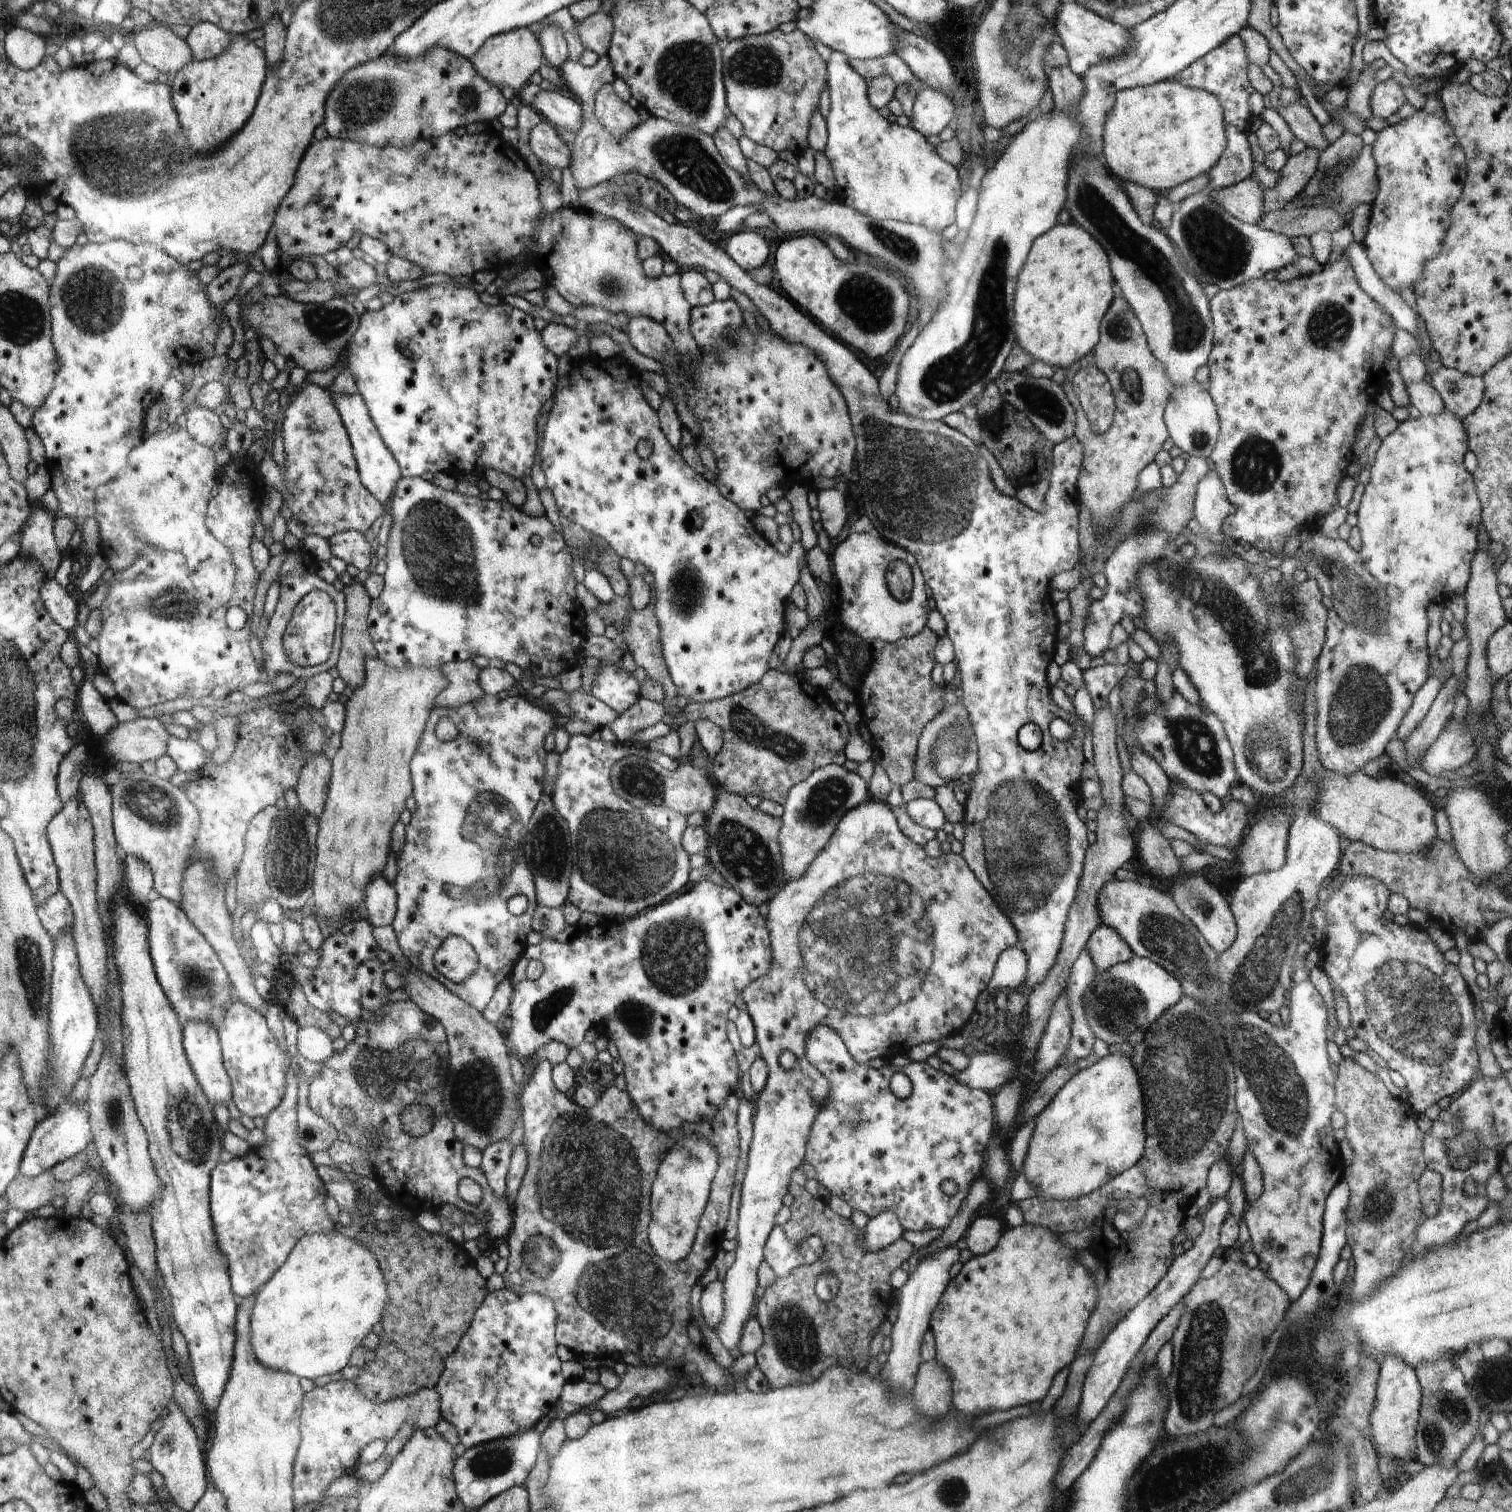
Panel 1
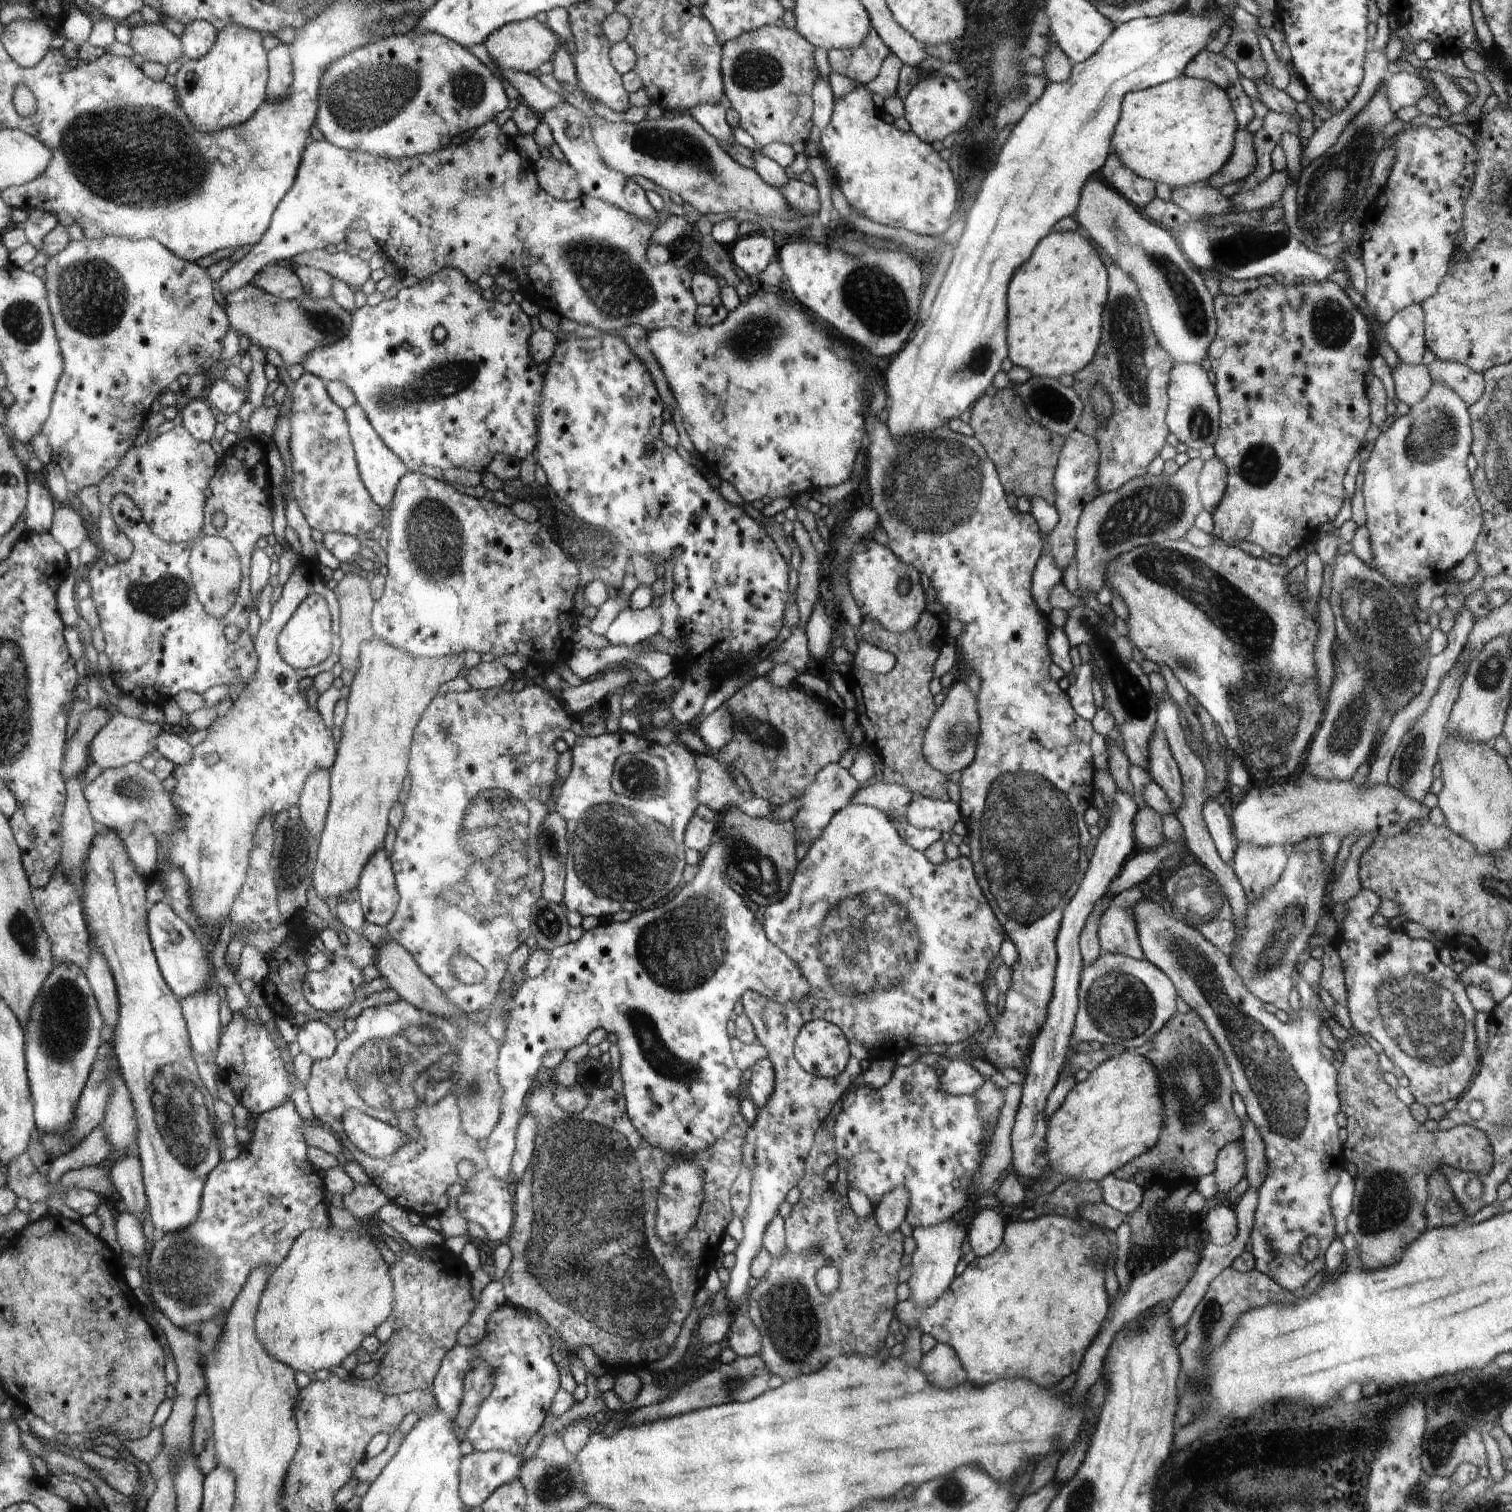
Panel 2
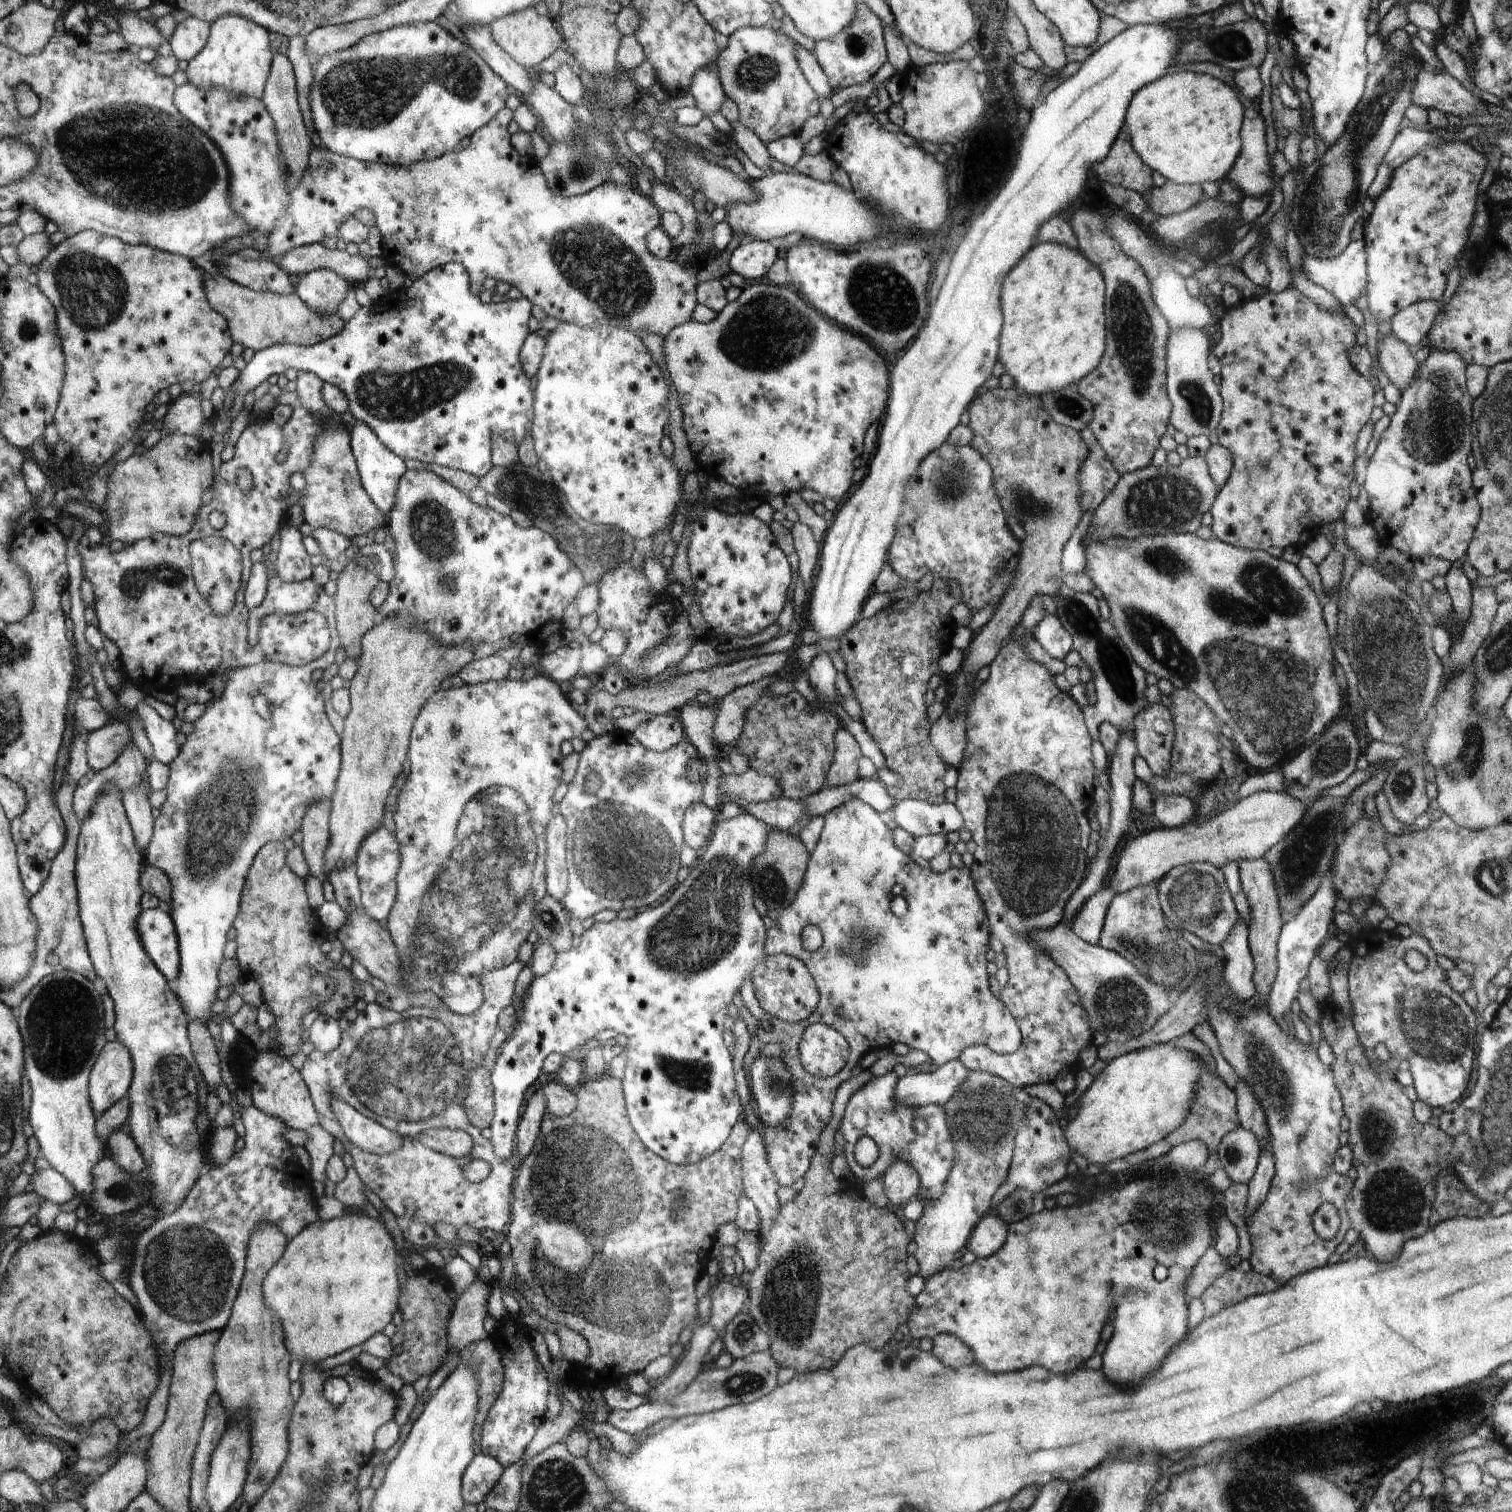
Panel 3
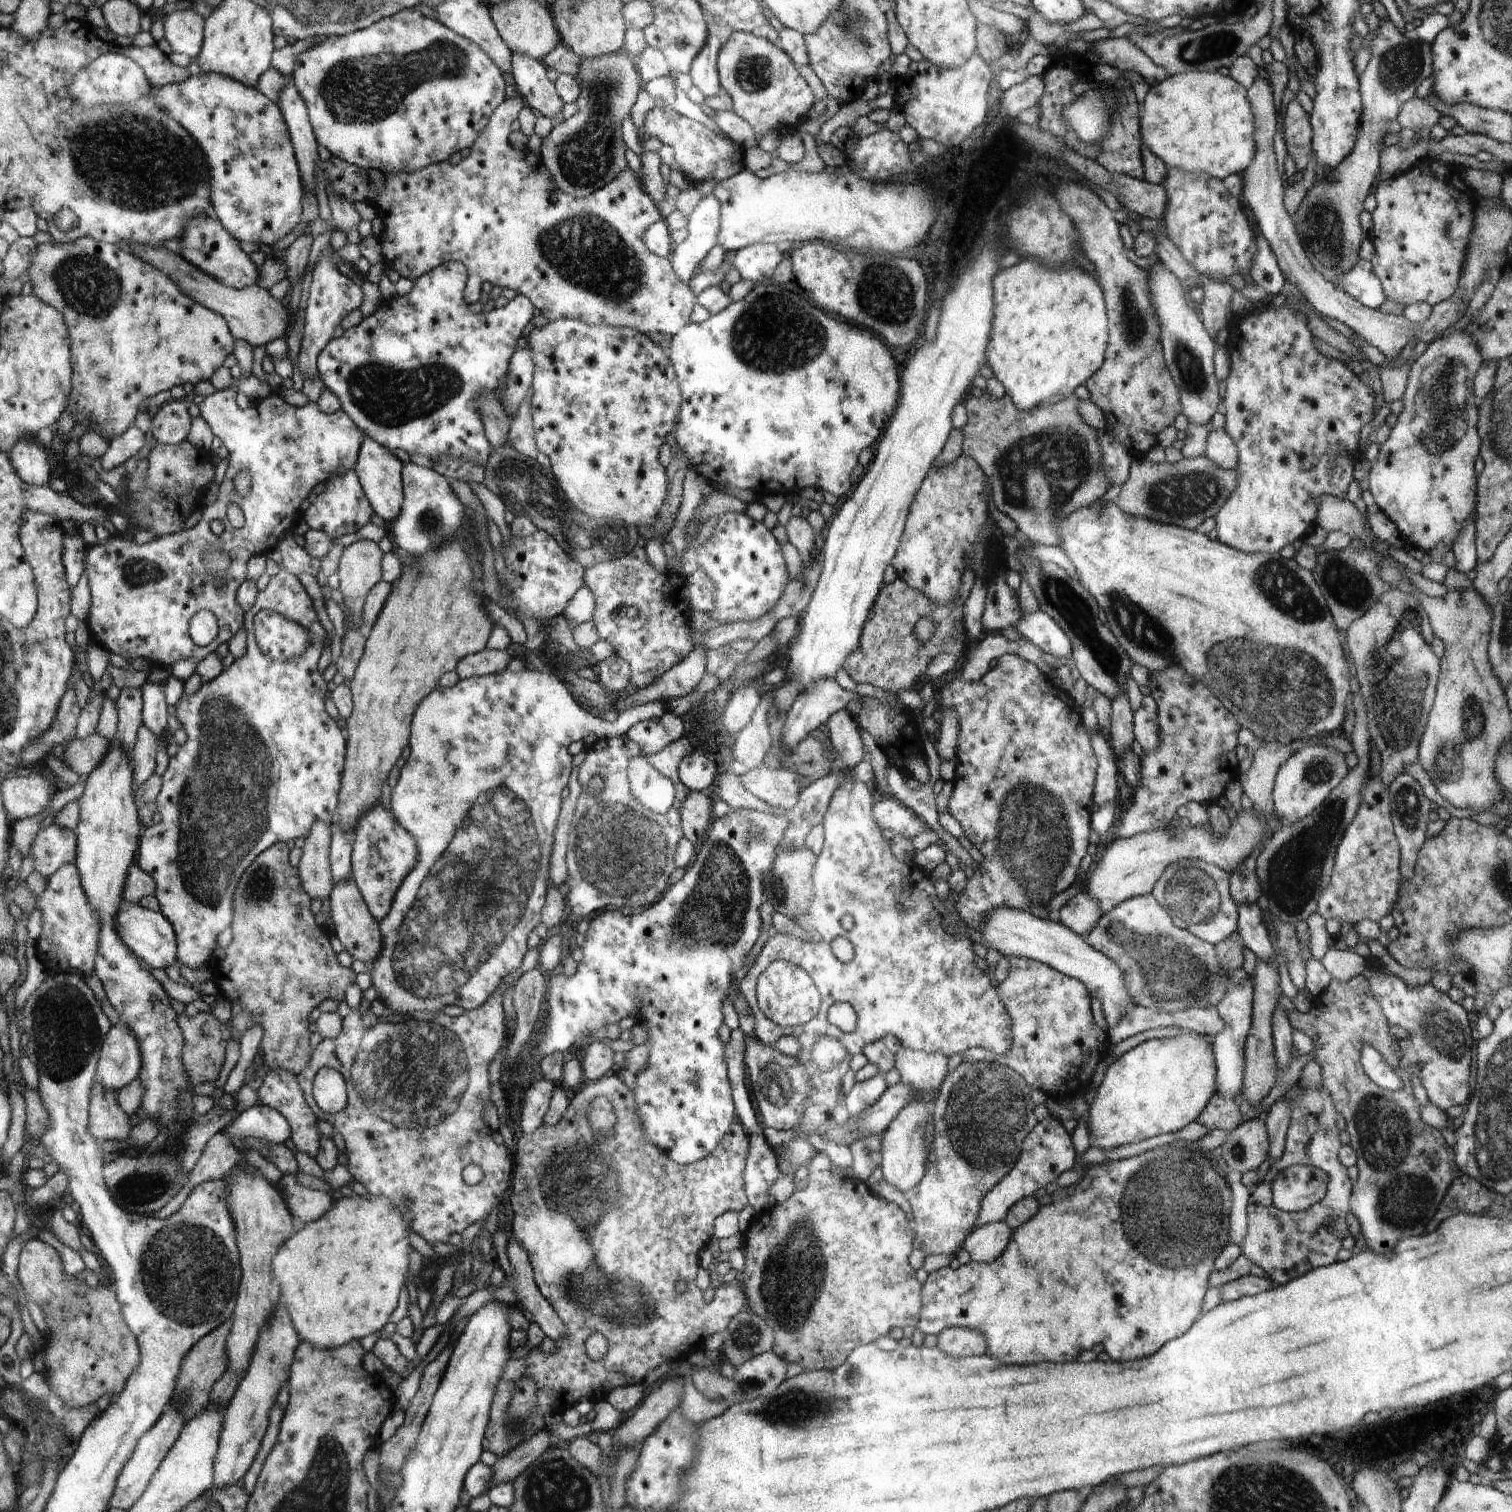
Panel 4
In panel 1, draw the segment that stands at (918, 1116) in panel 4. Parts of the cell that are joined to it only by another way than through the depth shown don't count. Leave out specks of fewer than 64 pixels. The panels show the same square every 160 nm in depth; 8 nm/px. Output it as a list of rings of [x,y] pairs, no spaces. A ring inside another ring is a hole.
[[[892,1210],[870,1219],[863,1230],[864,1246],[868,1252],[878,1252],[892,1245],[903,1236],[902,1224]]]

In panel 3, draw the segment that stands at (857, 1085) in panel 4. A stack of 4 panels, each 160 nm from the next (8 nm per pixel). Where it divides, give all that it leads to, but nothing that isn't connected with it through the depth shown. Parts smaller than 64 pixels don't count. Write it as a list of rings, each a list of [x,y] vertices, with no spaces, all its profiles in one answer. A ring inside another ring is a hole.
[[[894,1071],[888,1072],[885,1076],[872,1078],[866,1086],[862,1086],[848,1102],[841,1126],[839,1127],[846,1140],[845,1159],[851,1170],[851,1175],[860,1179],[863,1183],[878,1179],[883,1180],[888,1169],[896,1161],[904,1160],[908,1162],[914,1170],[919,1172],[919,1193],[918,1199],[923,1204],[936,1202],[944,1194],[947,1188],[947,1181],[951,1176],[952,1169],[955,1168],[957,1151],[955,1150],[955,1140],[953,1132],[947,1119],[947,1108],[944,1105],[928,1104],[927,1106],[904,1106],[897,1099],[897,1088],[899,1078]],[[920,1116],[928,1124],[928,1133],[917,1134],[912,1128],[912,1120]],[[868,1136],[878,1145],[880,1155],[878,1160],[863,1168],[855,1160],[855,1144],[862,1138]]]

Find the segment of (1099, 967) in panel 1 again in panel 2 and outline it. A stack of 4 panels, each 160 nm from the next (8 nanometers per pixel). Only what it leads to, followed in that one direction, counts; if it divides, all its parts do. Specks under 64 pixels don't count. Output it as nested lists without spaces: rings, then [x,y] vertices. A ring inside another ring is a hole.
[[[1140,888],[1124,890],[1114,895],[1114,900],[1105,908],[1098,928],[1098,942],[1101,952],[1125,955],[1137,960],[1145,960],[1144,952],[1138,942],[1134,908],[1147,898]]]

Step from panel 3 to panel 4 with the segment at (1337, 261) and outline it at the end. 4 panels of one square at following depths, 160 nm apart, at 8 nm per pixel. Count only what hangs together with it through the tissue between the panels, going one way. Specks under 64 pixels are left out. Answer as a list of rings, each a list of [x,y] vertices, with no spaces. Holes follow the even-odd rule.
[[[1360,257],[1345,275],[1339,277],[1339,286],[1352,298],[1371,309],[1378,309],[1387,299],[1372,263]]]

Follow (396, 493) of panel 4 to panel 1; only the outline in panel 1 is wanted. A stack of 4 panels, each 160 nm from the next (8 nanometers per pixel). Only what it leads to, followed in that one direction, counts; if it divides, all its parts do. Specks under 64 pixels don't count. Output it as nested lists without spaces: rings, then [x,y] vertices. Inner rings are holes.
[[[330,390],[331,397],[334,399],[335,406],[342,416],[344,427],[347,428],[347,434],[350,436],[351,446],[356,446],[356,463],[360,462],[360,473],[364,474],[364,487],[371,491],[379,502],[384,502],[392,496],[396,482],[400,479],[400,470],[394,456],[386,448],[382,441],[362,396],[357,394],[345,394]]]

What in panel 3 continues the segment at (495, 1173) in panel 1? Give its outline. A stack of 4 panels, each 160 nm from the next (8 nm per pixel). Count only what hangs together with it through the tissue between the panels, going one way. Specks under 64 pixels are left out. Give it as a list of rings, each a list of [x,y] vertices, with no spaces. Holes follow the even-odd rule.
[[[742,814],[732,819],[719,819],[715,824],[712,837],[709,839],[707,847],[700,852],[698,864],[696,868],[690,870],[688,878],[672,892],[672,896],[668,901],[662,902],[660,906],[653,907],[650,910],[638,912],[634,918],[614,918],[610,922],[594,922],[592,928],[585,930],[581,935],[582,940],[578,946],[572,946],[570,950],[558,952],[555,954],[555,962],[552,968],[543,976],[535,977],[528,988],[528,994],[522,1000],[522,1008],[520,1008],[517,1016],[518,1025],[509,1032],[507,1040],[499,1047],[496,1064],[491,1074],[492,1087],[495,1088],[495,1117],[489,1127],[492,1136],[490,1136],[491,1144],[496,1156],[502,1159],[512,1160],[512,1150],[514,1150],[514,1138],[516,1138],[516,1126],[520,1121],[520,1112],[522,1112],[522,1102],[524,1102],[524,1094],[528,1090],[528,1086],[532,1086],[536,1082],[536,1078],[542,1074],[542,1062],[547,1061],[547,1057],[554,1052],[560,1052],[564,1056],[568,1052],[572,1052],[578,1046],[584,1046],[592,1038],[608,1028],[614,1028],[618,1034],[623,1034],[628,1038],[628,1044],[625,1047],[626,1052],[626,1068],[624,1070],[624,1078],[622,1078],[623,1096],[625,1099],[625,1110],[631,1126],[634,1128],[636,1135],[640,1141],[660,1158],[679,1166],[688,1164],[696,1164],[703,1161],[705,1157],[717,1153],[727,1139],[731,1135],[731,1130],[739,1123],[738,1118],[742,1114],[742,1104],[737,1092],[737,1083],[735,1080],[735,1072],[732,1072],[732,1056],[724,1046],[724,1020],[726,1020],[726,1008],[732,1002],[734,994],[738,992],[740,984],[745,981],[753,983],[755,986],[755,996],[759,1003],[763,1006],[768,1014],[775,1015],[776,1018],[782,1018],[786,1022],[803,1022],[808,1020],[819,1007],[819,990],[815,986],[814,976],[807,970],[806,964],[802,963],[798,958],[793,958],[788,954],[776,954],[776,952],[768,952],[764,950],[764,940],[767,940],[766,926],[760,918],[760,914],[756,912],[754,904],[752,904],[752,886],[750,886],[749,876],[746,876],[746,866],[752,862],[752,858],[756,854],[763,852],[764,840],[768,838],[773,830],[767,823],[754,818],[750,814]]]

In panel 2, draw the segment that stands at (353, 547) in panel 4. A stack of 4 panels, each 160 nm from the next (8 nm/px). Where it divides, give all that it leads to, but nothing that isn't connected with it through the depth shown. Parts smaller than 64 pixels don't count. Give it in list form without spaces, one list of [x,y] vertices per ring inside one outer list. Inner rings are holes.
[[[345,574],[344,578],[338,582],[338,587],[334,592],[339,599],[340,606],[341,648],[339,651],[339,663],[343,670],[350,670],[355,675],[362,665],[362,660],[359,659],[362,646],[364,643],[375,639],[374,628],[371,626],[371,615],[374,613],[375,602],[369,592],[368,580],[356,574]]]

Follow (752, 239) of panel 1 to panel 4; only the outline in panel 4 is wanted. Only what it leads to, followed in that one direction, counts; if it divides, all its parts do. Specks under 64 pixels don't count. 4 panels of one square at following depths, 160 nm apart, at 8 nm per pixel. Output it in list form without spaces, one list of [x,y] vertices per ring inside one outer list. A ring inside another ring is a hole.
[[[760,243],[737,250],[733,265],[742,279],[758,284],[772,281],[781,260],[782,254],[775,244]]]

